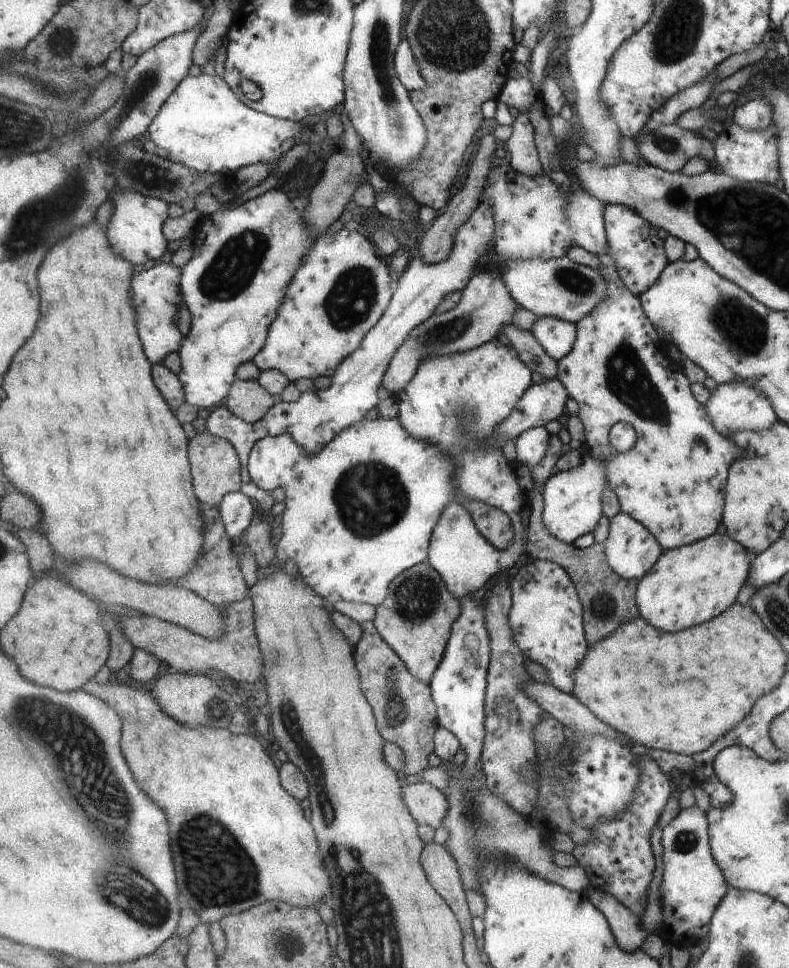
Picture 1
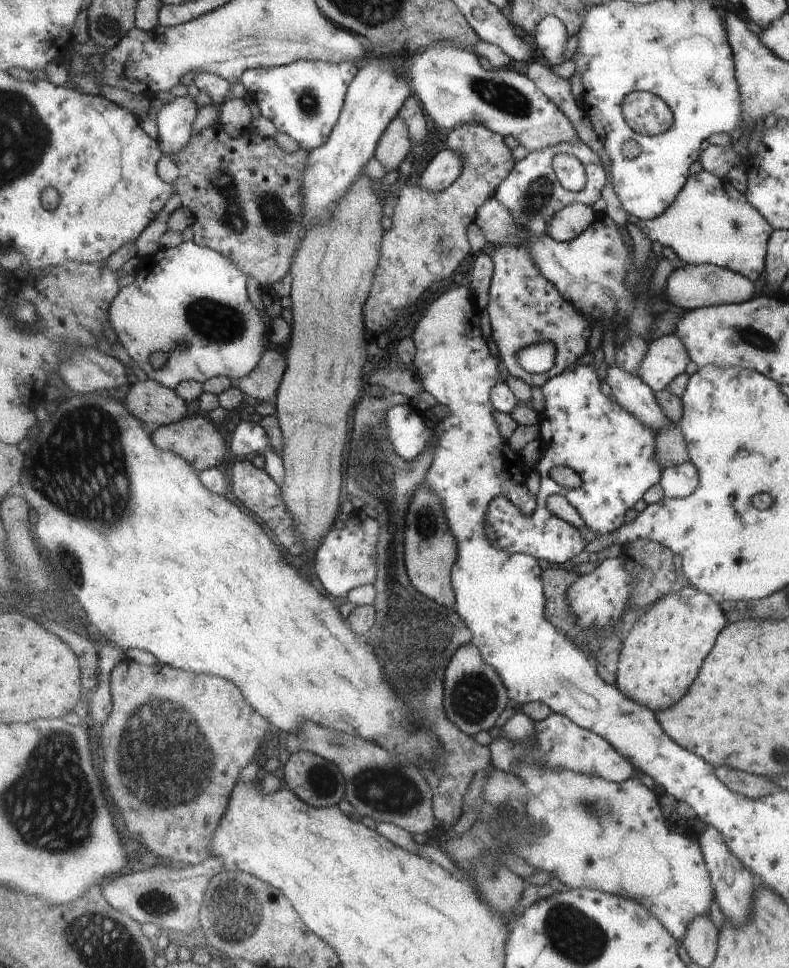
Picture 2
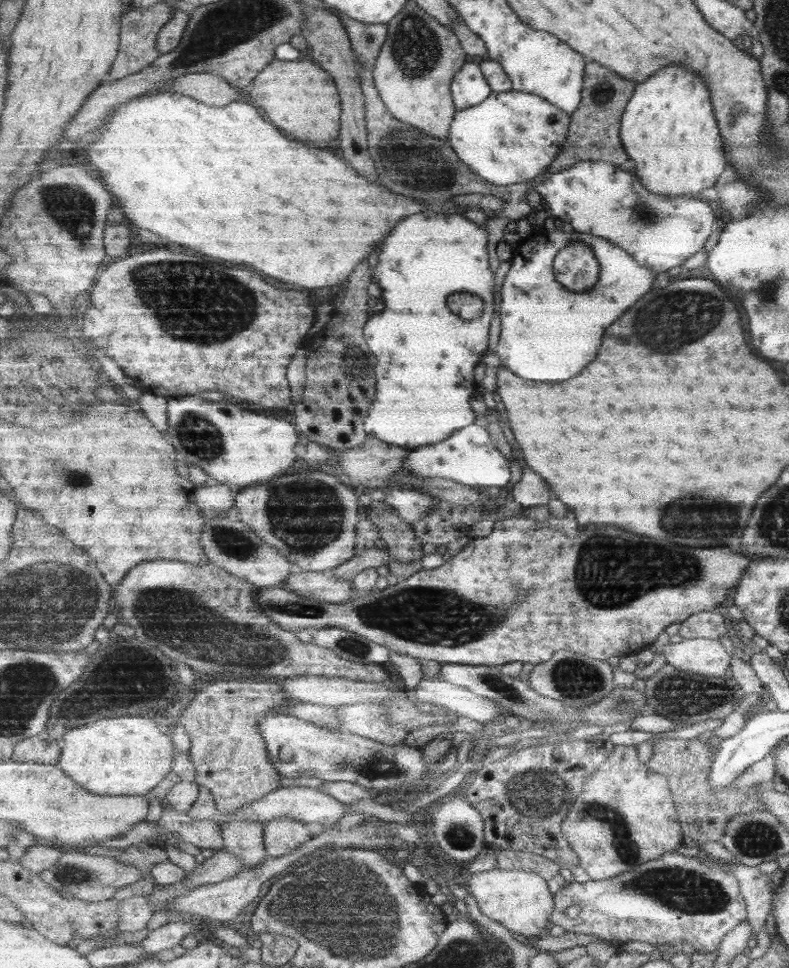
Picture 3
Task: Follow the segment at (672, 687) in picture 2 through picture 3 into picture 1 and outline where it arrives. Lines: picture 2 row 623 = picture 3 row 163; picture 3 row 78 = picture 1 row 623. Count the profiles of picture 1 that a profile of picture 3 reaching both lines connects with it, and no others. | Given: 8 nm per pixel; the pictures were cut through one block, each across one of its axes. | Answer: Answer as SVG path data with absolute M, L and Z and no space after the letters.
M713 534L696 543L675 550L666 550L655 563L653 570L640 580L636 594L638 609L641 610L641 616L661 632L679 632L693 628L715 618L719 612L723 612L736 602L740 588L748 579L749 567L744 547L725 534Z

